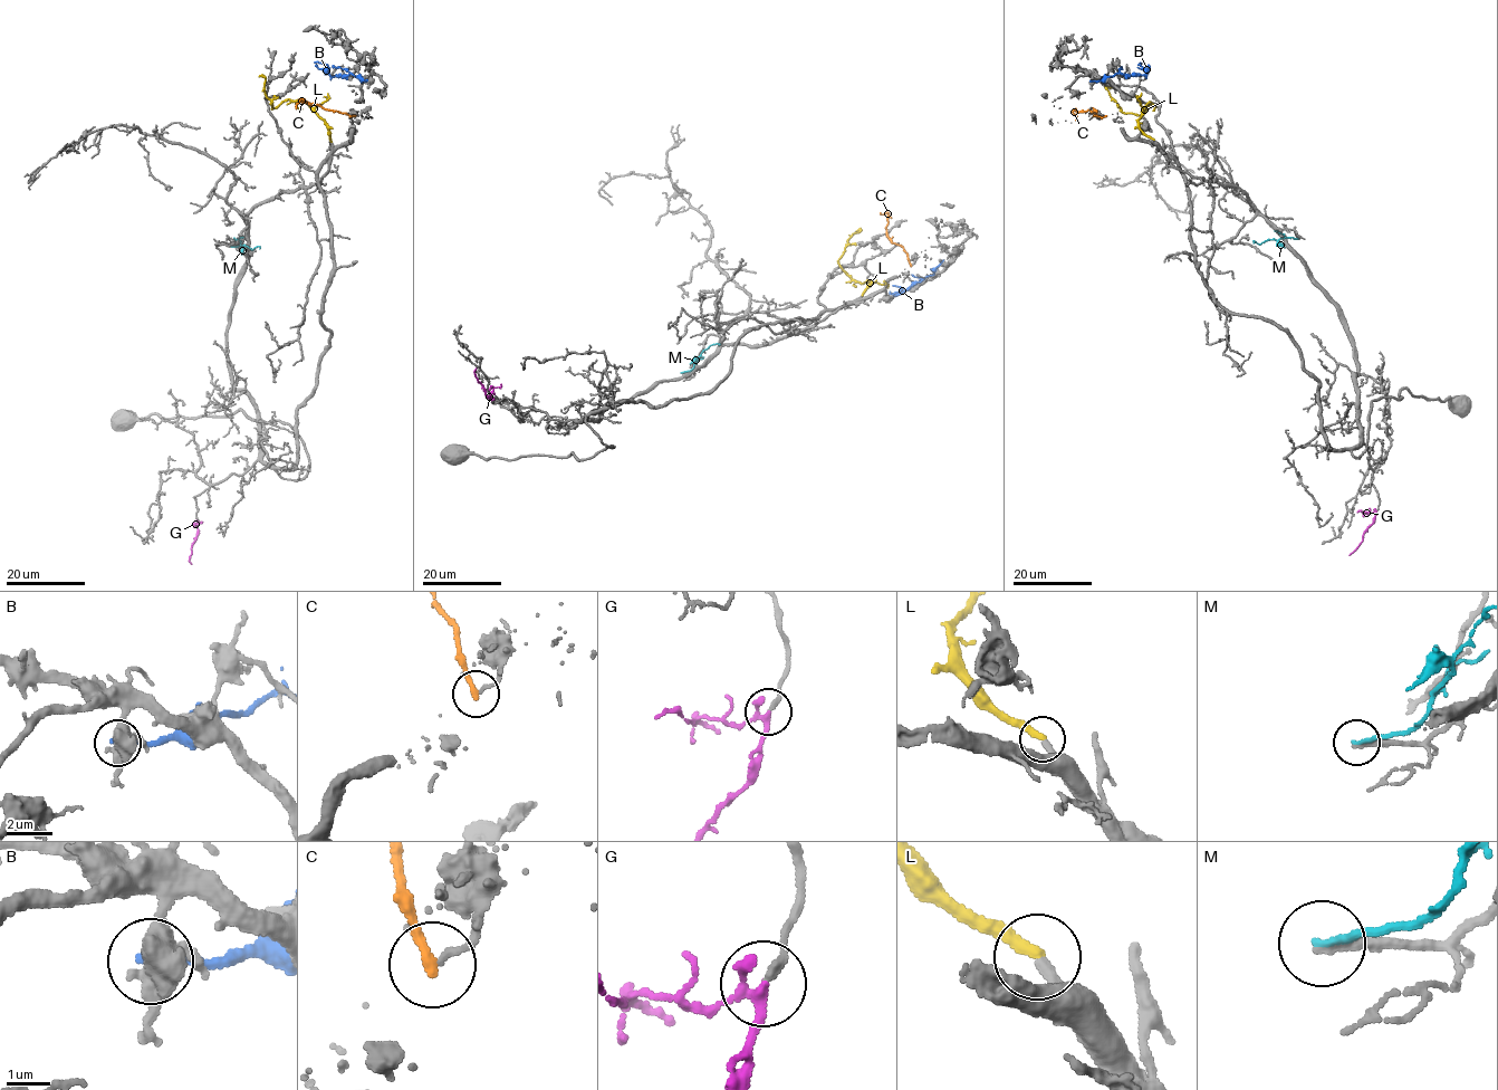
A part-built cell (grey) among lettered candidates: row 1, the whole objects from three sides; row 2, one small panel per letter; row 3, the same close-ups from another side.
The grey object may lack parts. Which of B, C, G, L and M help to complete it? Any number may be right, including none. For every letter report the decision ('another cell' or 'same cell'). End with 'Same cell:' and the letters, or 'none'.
B: another cell
C: another cell
G: same cell
L: same cell
M: another cell
Same cell: G, L

